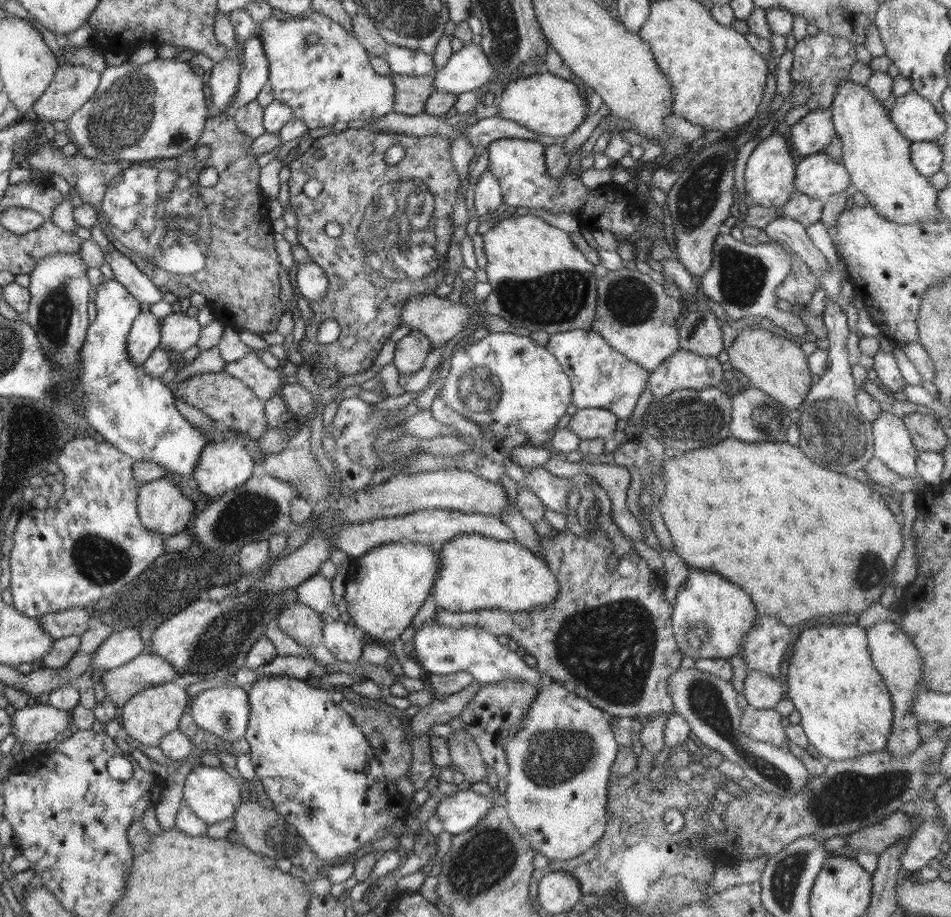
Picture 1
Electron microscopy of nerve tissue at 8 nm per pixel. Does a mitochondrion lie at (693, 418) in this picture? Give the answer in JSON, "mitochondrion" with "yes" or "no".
{"mitochondrion":"yes"}

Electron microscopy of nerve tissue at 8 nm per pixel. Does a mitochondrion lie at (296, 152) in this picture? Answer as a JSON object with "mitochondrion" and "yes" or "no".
{"mitochondrion":"no"}

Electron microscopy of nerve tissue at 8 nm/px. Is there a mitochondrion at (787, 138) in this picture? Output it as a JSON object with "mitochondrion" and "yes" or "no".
{"mitochondrion":"no"}

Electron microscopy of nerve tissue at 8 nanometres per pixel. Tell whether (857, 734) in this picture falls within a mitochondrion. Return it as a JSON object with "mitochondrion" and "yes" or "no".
{"mitochondrion":"yes"}

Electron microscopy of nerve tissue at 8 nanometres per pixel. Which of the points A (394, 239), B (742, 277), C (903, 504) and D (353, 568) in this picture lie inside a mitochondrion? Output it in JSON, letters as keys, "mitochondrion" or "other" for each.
{"A":"mitochondrion","B":"mitochondrion","C":"other","D":"other"}

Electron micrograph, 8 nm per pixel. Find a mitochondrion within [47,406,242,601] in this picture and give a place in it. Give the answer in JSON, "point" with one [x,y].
{"point":[101,560]}

